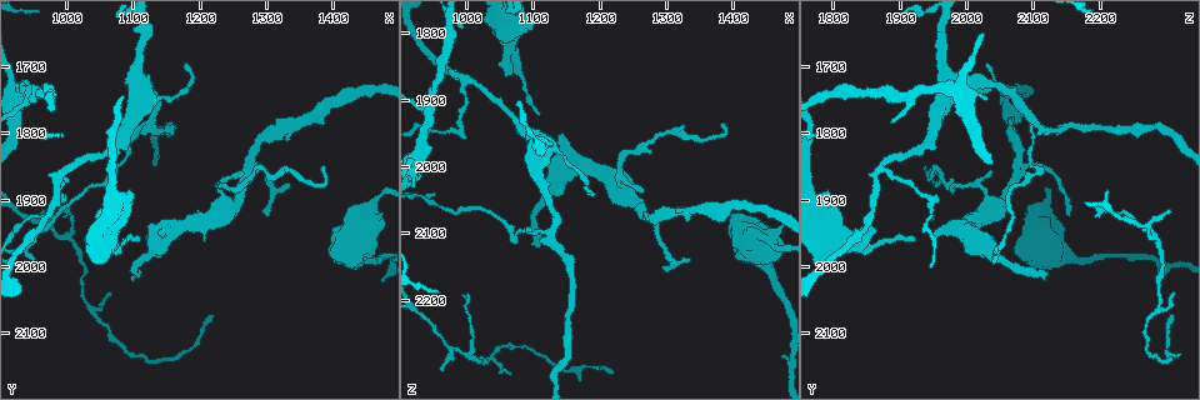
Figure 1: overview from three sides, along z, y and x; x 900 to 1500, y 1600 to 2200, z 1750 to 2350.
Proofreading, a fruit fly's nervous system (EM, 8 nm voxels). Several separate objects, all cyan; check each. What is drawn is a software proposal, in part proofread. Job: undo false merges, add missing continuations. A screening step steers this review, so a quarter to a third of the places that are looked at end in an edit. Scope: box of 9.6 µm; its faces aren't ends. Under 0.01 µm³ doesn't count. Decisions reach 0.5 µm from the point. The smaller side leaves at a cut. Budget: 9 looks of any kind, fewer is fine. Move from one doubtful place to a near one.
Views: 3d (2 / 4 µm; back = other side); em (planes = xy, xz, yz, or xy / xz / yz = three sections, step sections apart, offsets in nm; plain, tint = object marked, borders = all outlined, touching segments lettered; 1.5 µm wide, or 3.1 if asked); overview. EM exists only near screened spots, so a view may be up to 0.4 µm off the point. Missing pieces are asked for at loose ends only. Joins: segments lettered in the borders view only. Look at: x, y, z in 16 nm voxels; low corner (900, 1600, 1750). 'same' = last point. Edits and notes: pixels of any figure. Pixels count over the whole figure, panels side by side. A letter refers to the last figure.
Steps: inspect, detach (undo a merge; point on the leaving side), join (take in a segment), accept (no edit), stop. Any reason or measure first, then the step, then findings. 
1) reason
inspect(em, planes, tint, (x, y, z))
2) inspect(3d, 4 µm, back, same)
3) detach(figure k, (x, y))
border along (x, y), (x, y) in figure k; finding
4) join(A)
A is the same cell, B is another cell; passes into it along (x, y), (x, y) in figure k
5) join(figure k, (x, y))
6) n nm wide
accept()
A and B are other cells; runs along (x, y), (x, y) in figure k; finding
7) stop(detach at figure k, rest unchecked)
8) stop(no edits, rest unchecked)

thick end
inspect(em, planes, borders, (1140, 1950, 1950))

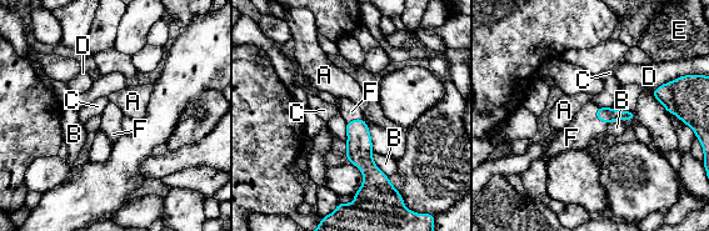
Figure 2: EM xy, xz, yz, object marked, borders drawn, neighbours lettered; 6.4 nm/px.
join(F)
F is the same cell, A, B, C, D and E are other cells; passes into it along (607, 115), (597, 117), (584, 126) in figure 2; the cell continues

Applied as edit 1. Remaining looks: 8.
inspect(3d, 2 µm, (1100, 2020, 2120))

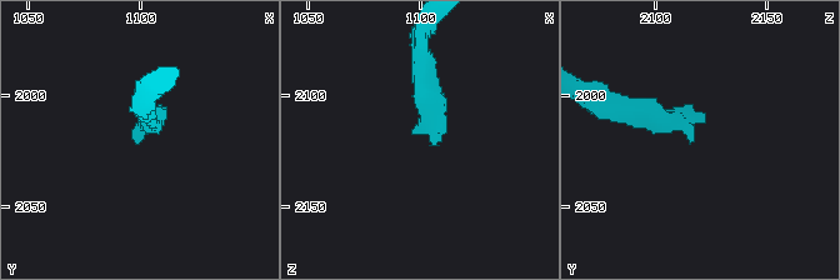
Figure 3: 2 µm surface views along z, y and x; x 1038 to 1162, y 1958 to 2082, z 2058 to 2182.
shape alone is not enough
inspect(em, yz, step 8, tint, (1099, 2022, 2118))

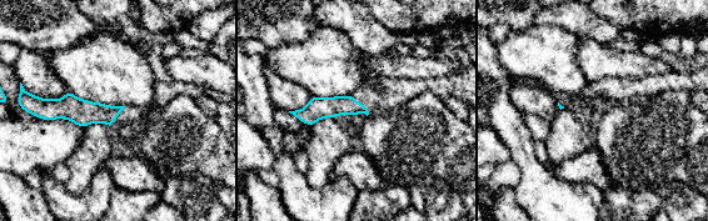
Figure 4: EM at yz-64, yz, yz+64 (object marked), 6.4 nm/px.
inspect(em, yz, step 8, borders, same)

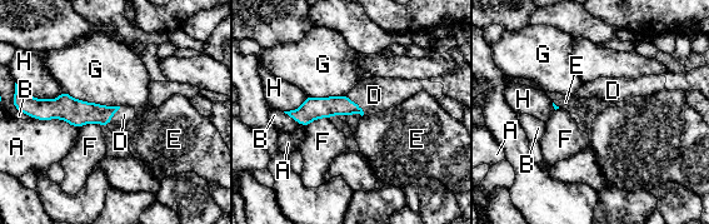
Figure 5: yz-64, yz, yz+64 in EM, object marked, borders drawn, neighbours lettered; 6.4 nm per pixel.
join(D)
D is the same cell, A, B, E, F, G and H are other cells; the cell continues

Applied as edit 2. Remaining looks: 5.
free end
inspect(em, xz, step 8, plain, (1215, 2075, 2315))

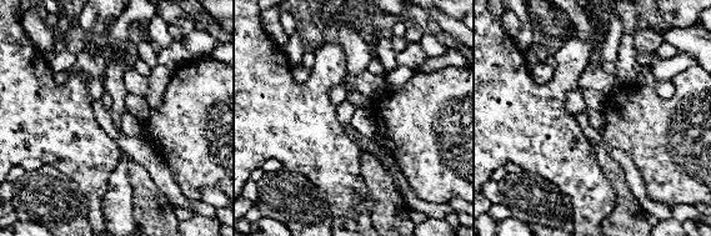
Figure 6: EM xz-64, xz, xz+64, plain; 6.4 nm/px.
inspect(em, xz, step 8, borders, same)

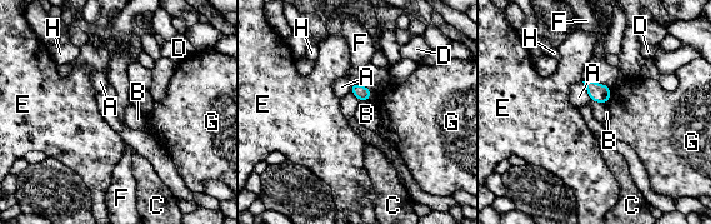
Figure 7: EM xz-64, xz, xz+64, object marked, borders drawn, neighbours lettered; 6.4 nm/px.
accept()
A, B, C, D, E, F, G and H are other cells; border along (590, 99), (605, 104) in figure 7; none of them fits

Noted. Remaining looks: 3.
abrupt turn
inspect(3d, 4 µm, (1075, 1855, 2105))

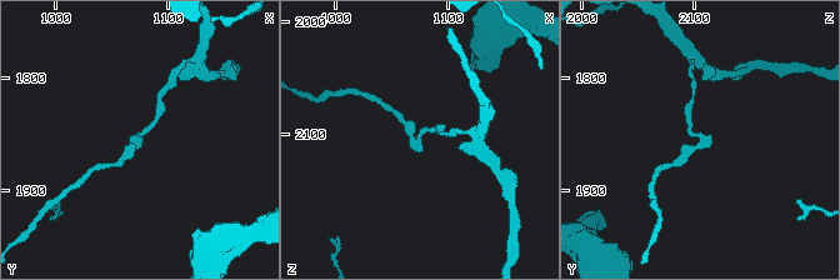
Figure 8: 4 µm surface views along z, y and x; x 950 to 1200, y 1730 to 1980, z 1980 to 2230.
inspect(em, planes, tint, (1070, 1858, 2108))

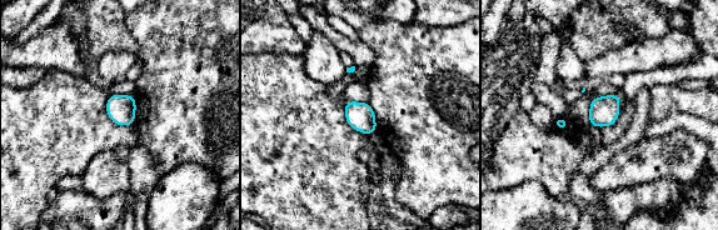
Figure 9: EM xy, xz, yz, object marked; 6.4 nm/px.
see the neighbours
inspect(em, planes, borders, same)

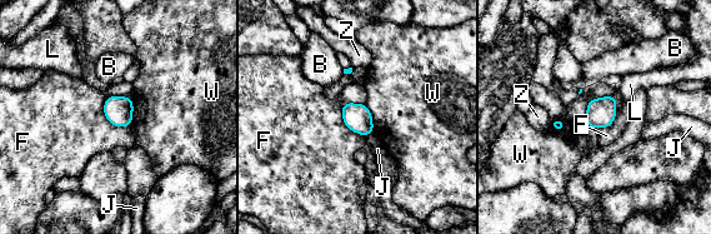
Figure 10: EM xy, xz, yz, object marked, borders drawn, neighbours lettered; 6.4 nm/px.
accept()
B, F, J, L, W and Z are other cells; border along (105, 98), (104, 116), (130, 127) in figure 10; all the same cell

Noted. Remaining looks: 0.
stop(join at figure 2, join at figure 5, rest unchecked)

